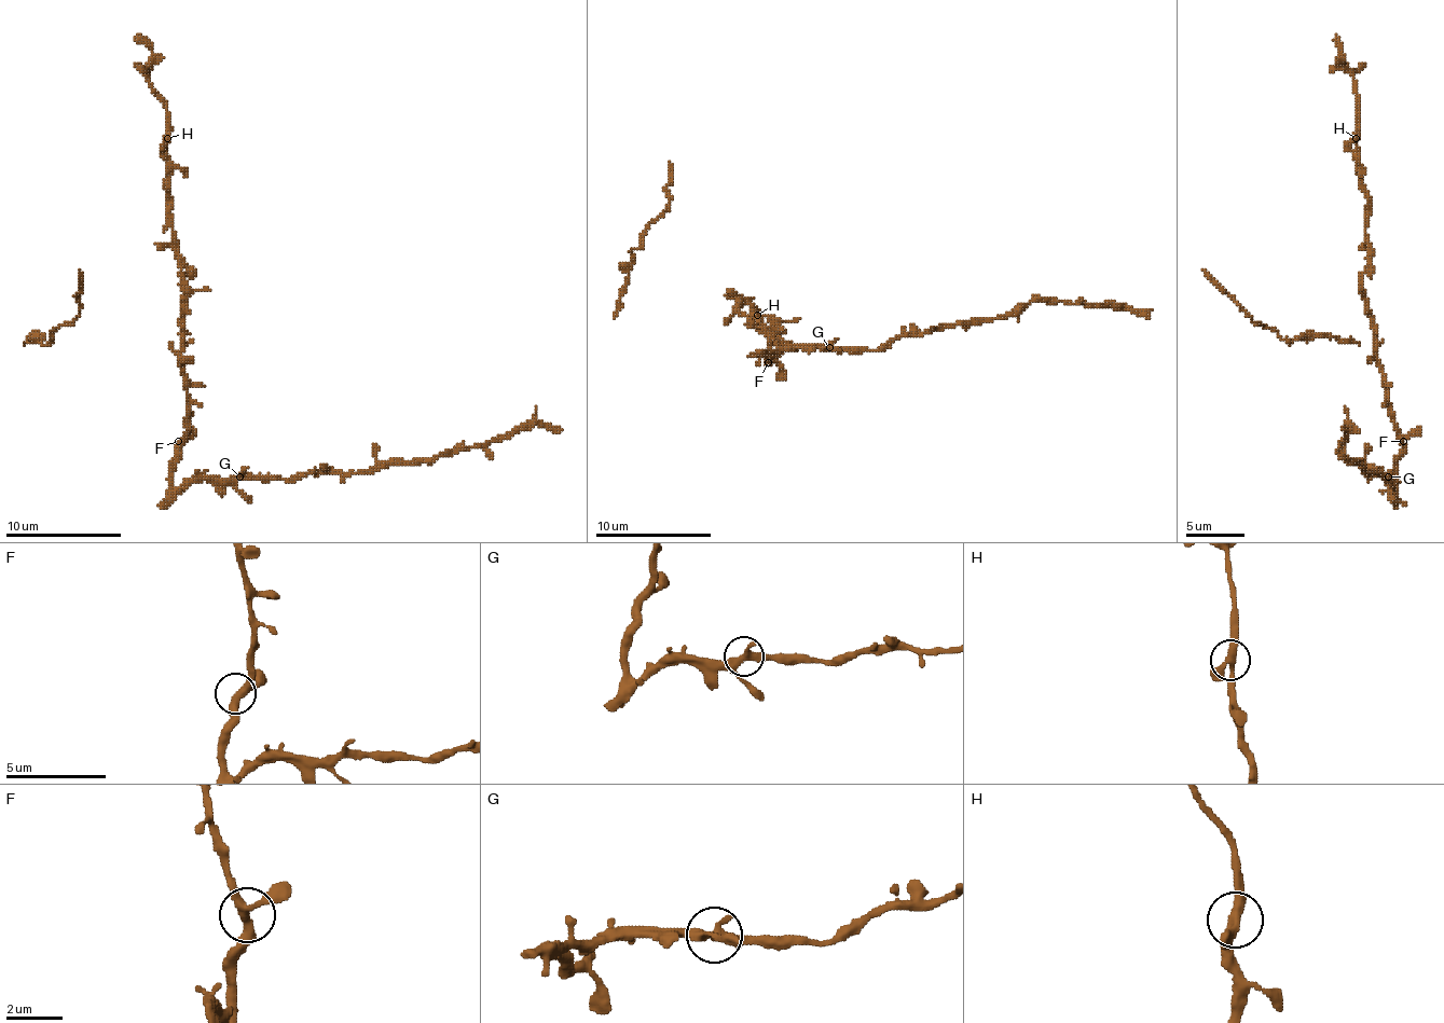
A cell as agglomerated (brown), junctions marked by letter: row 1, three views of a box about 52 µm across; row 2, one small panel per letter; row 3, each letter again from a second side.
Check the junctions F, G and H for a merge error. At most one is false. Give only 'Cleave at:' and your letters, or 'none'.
Cleave at: none

